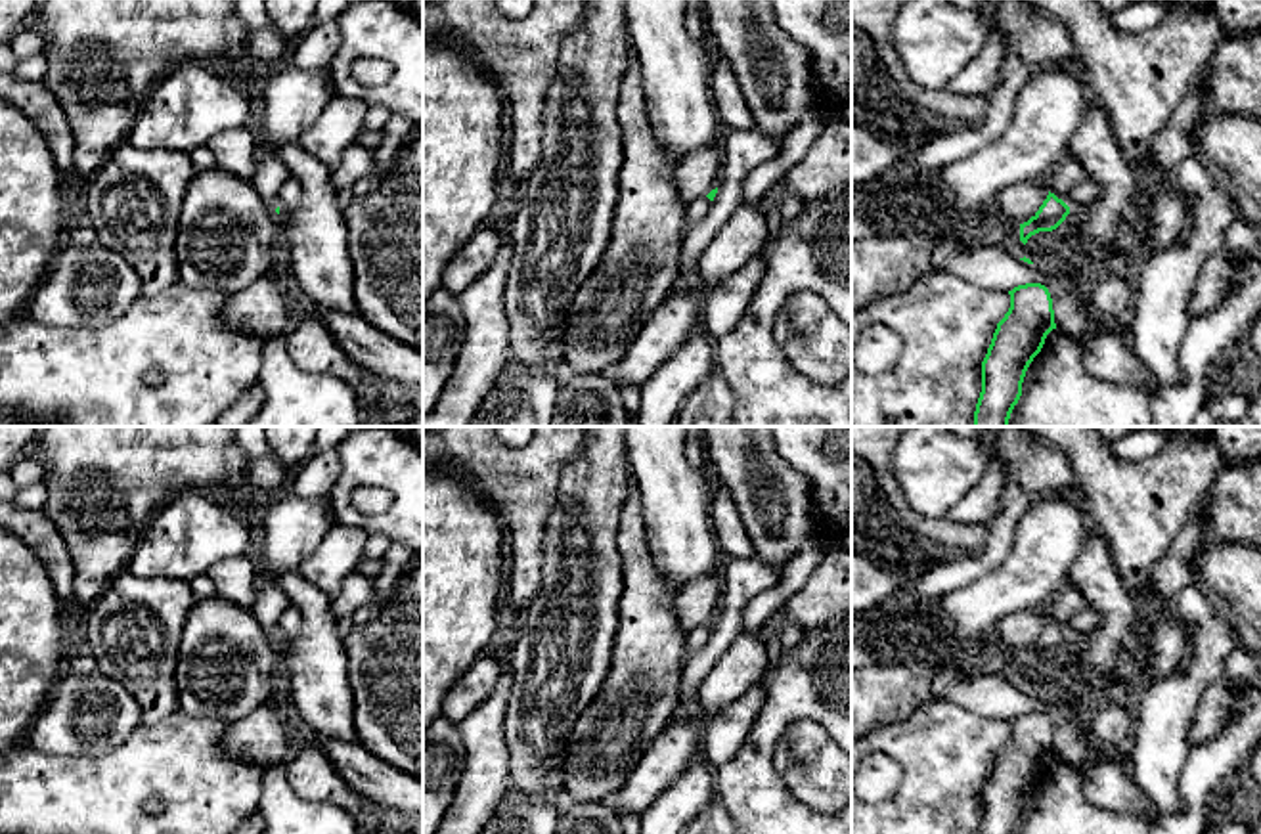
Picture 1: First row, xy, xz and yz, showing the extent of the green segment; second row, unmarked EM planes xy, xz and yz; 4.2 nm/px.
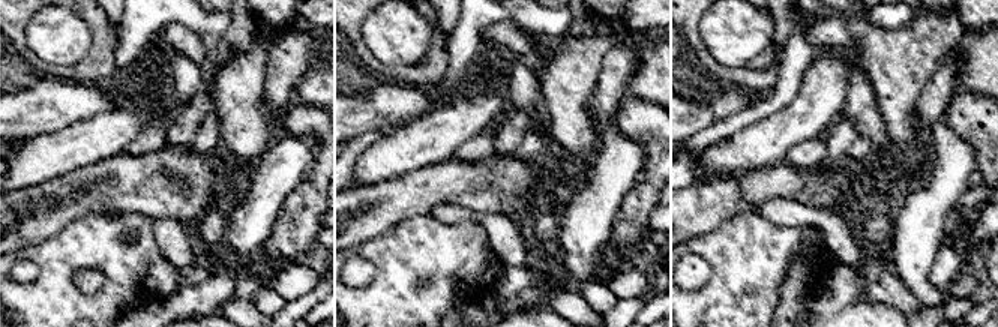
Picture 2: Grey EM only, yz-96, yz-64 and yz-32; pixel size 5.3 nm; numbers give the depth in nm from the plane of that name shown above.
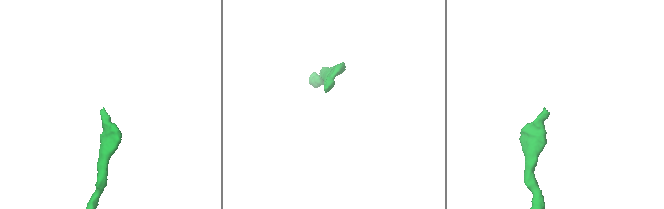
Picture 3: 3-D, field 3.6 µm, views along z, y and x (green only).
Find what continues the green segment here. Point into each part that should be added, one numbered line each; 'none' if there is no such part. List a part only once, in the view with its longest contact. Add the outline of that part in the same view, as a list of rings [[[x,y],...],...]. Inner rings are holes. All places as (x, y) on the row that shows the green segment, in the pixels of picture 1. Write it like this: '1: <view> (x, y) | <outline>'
1: yz (1066, 175) | [[[1066,155],[1058,165],[1052,166],[1045,184],[1051,193],[1068,205],[1068,193],[1085,180],[1085,172],[1081,170],[1079,163]]]

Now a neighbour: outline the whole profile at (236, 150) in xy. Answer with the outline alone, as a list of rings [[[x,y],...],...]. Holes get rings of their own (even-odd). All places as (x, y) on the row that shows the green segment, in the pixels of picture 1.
[[[254,126],[224,130],[207,147],[212,151],[218,168],[241,180],[253,180],[260,147]]]

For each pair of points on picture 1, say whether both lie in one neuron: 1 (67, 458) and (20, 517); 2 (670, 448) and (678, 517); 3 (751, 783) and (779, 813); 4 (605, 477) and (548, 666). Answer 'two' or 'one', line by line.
1: two
2: one
3: one
4: one

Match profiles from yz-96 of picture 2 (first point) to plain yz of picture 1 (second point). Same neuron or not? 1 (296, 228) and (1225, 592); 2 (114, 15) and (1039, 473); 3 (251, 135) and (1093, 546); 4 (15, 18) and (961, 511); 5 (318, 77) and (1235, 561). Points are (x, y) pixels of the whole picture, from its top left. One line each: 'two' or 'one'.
1: one
2: two
3: two
4: two
5: two

